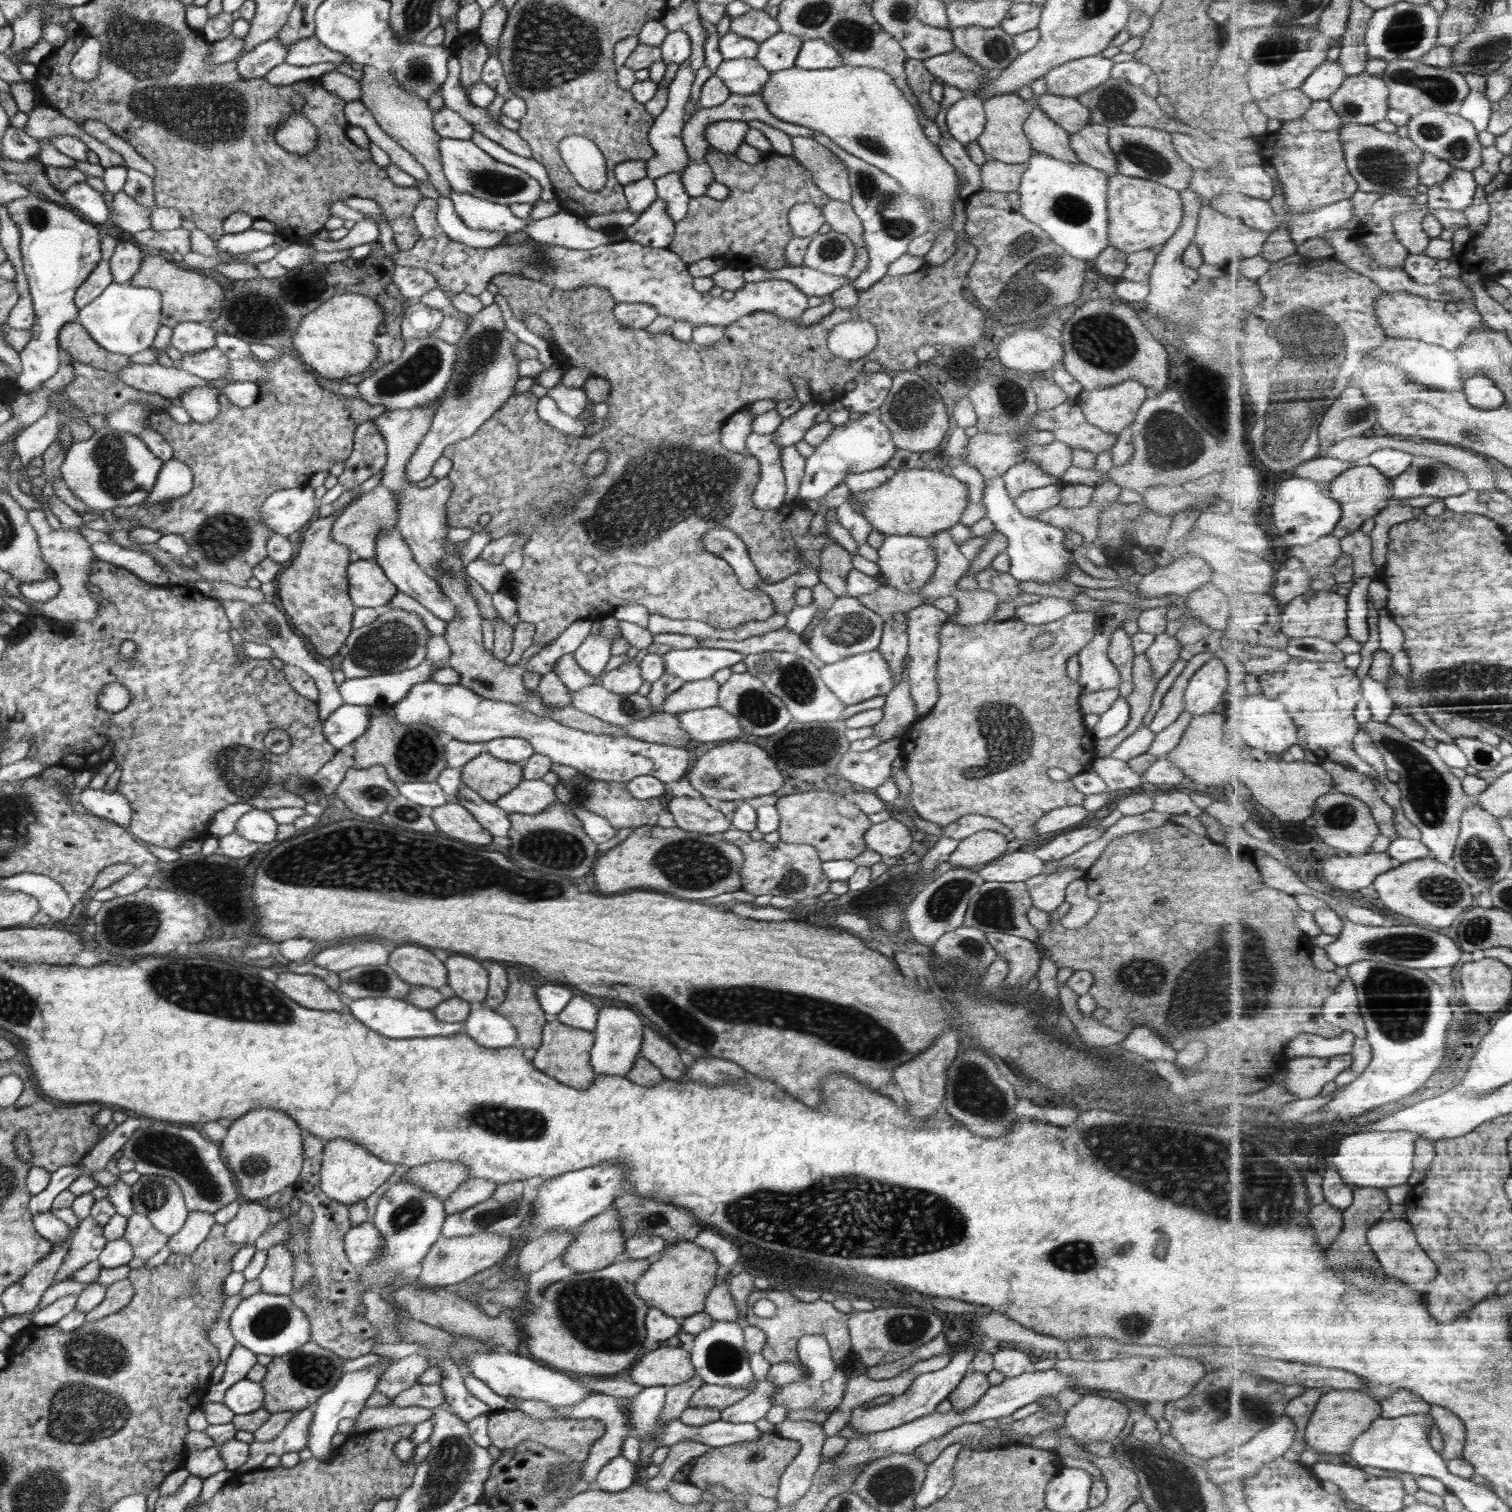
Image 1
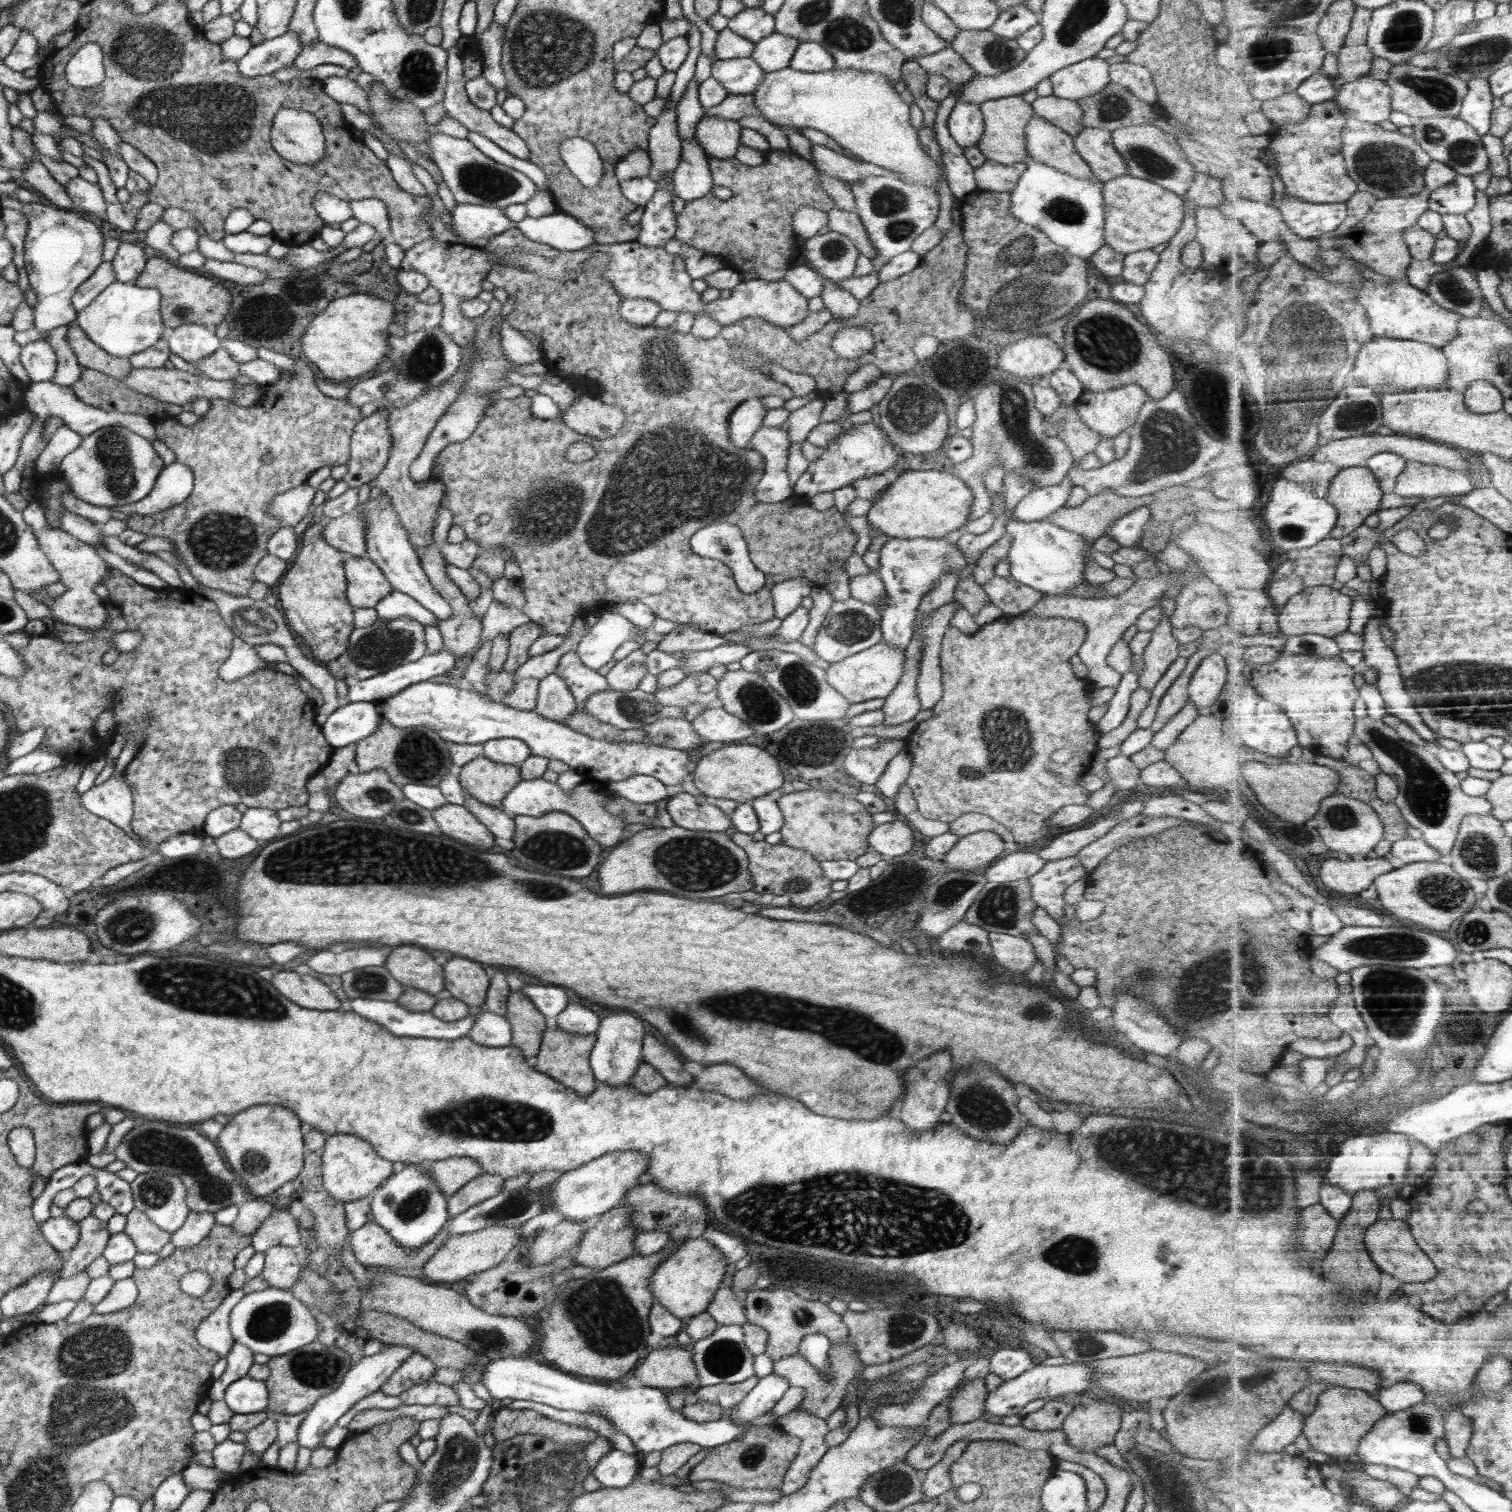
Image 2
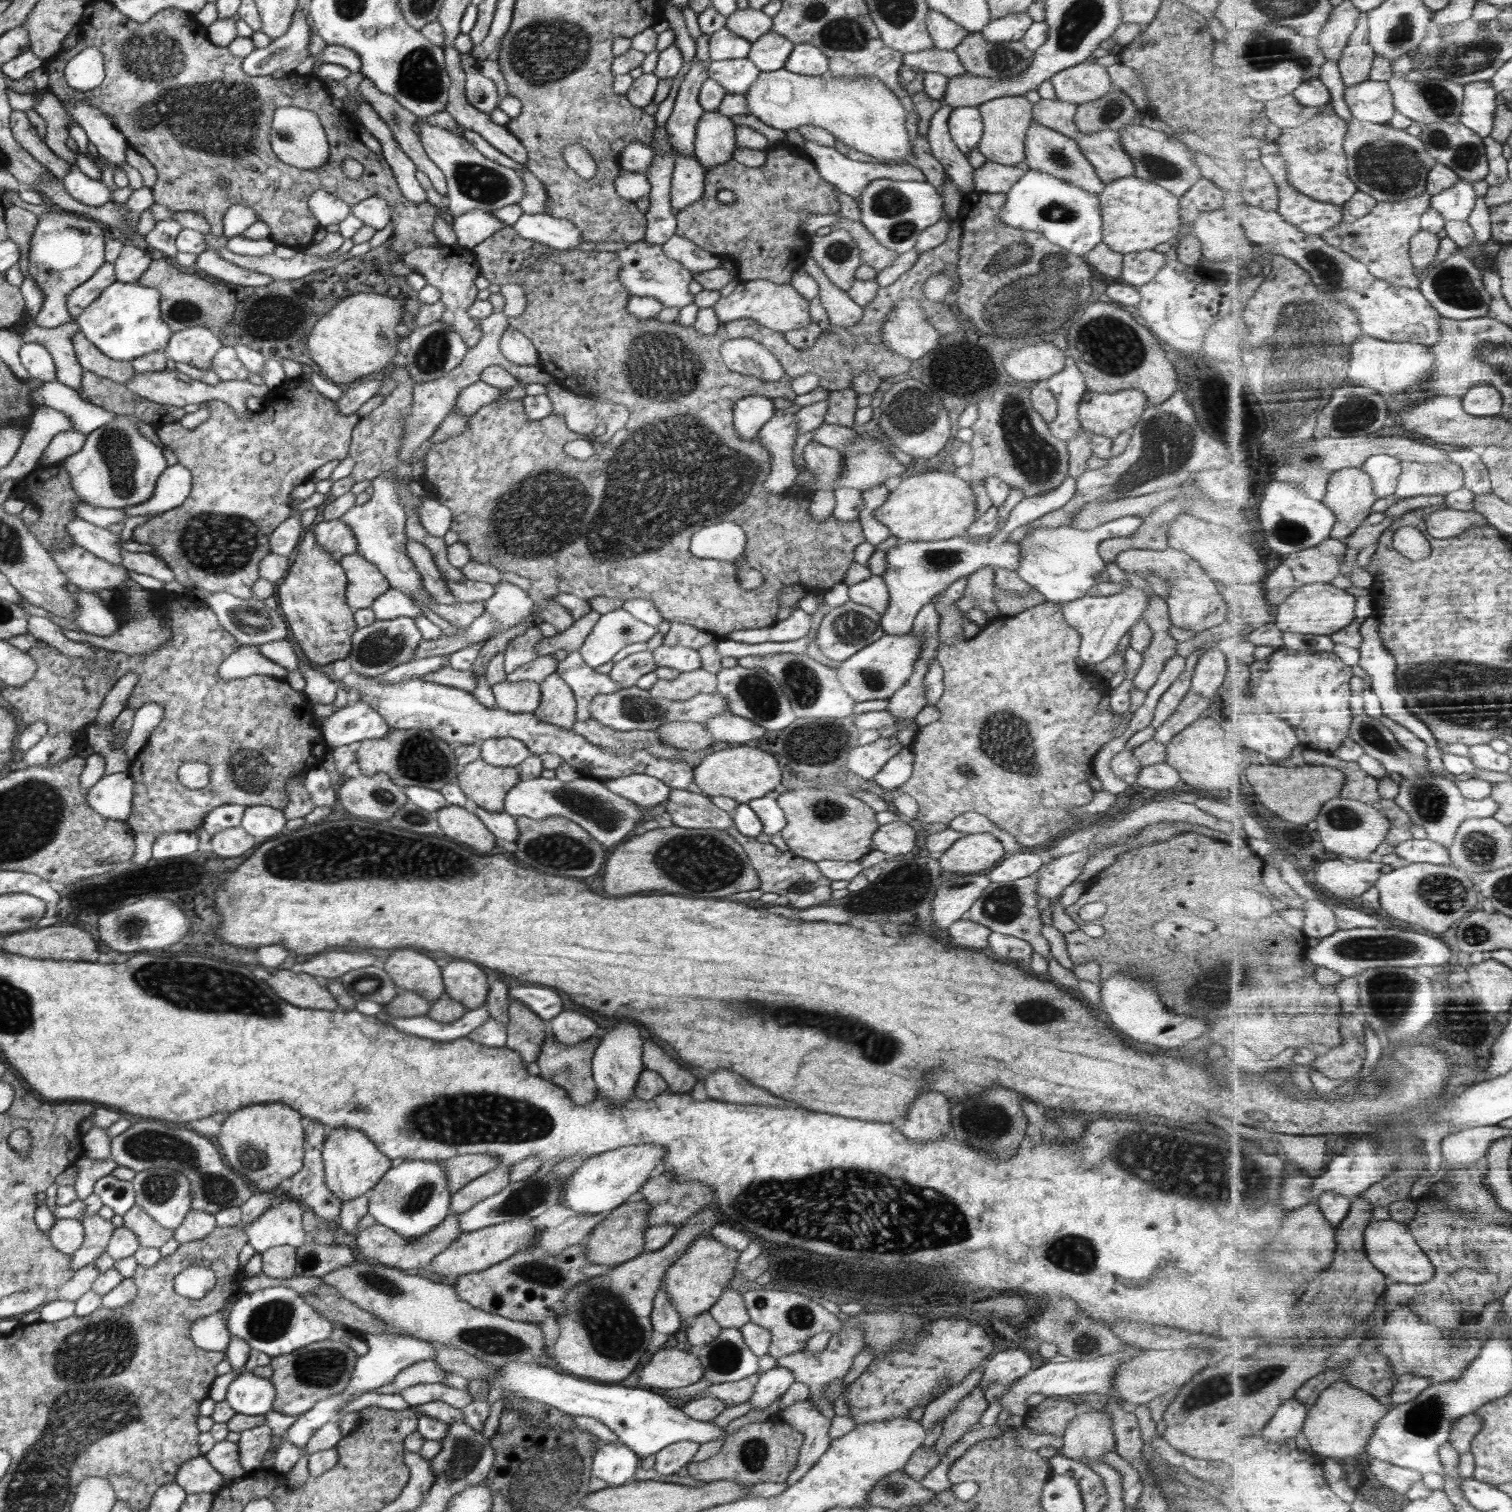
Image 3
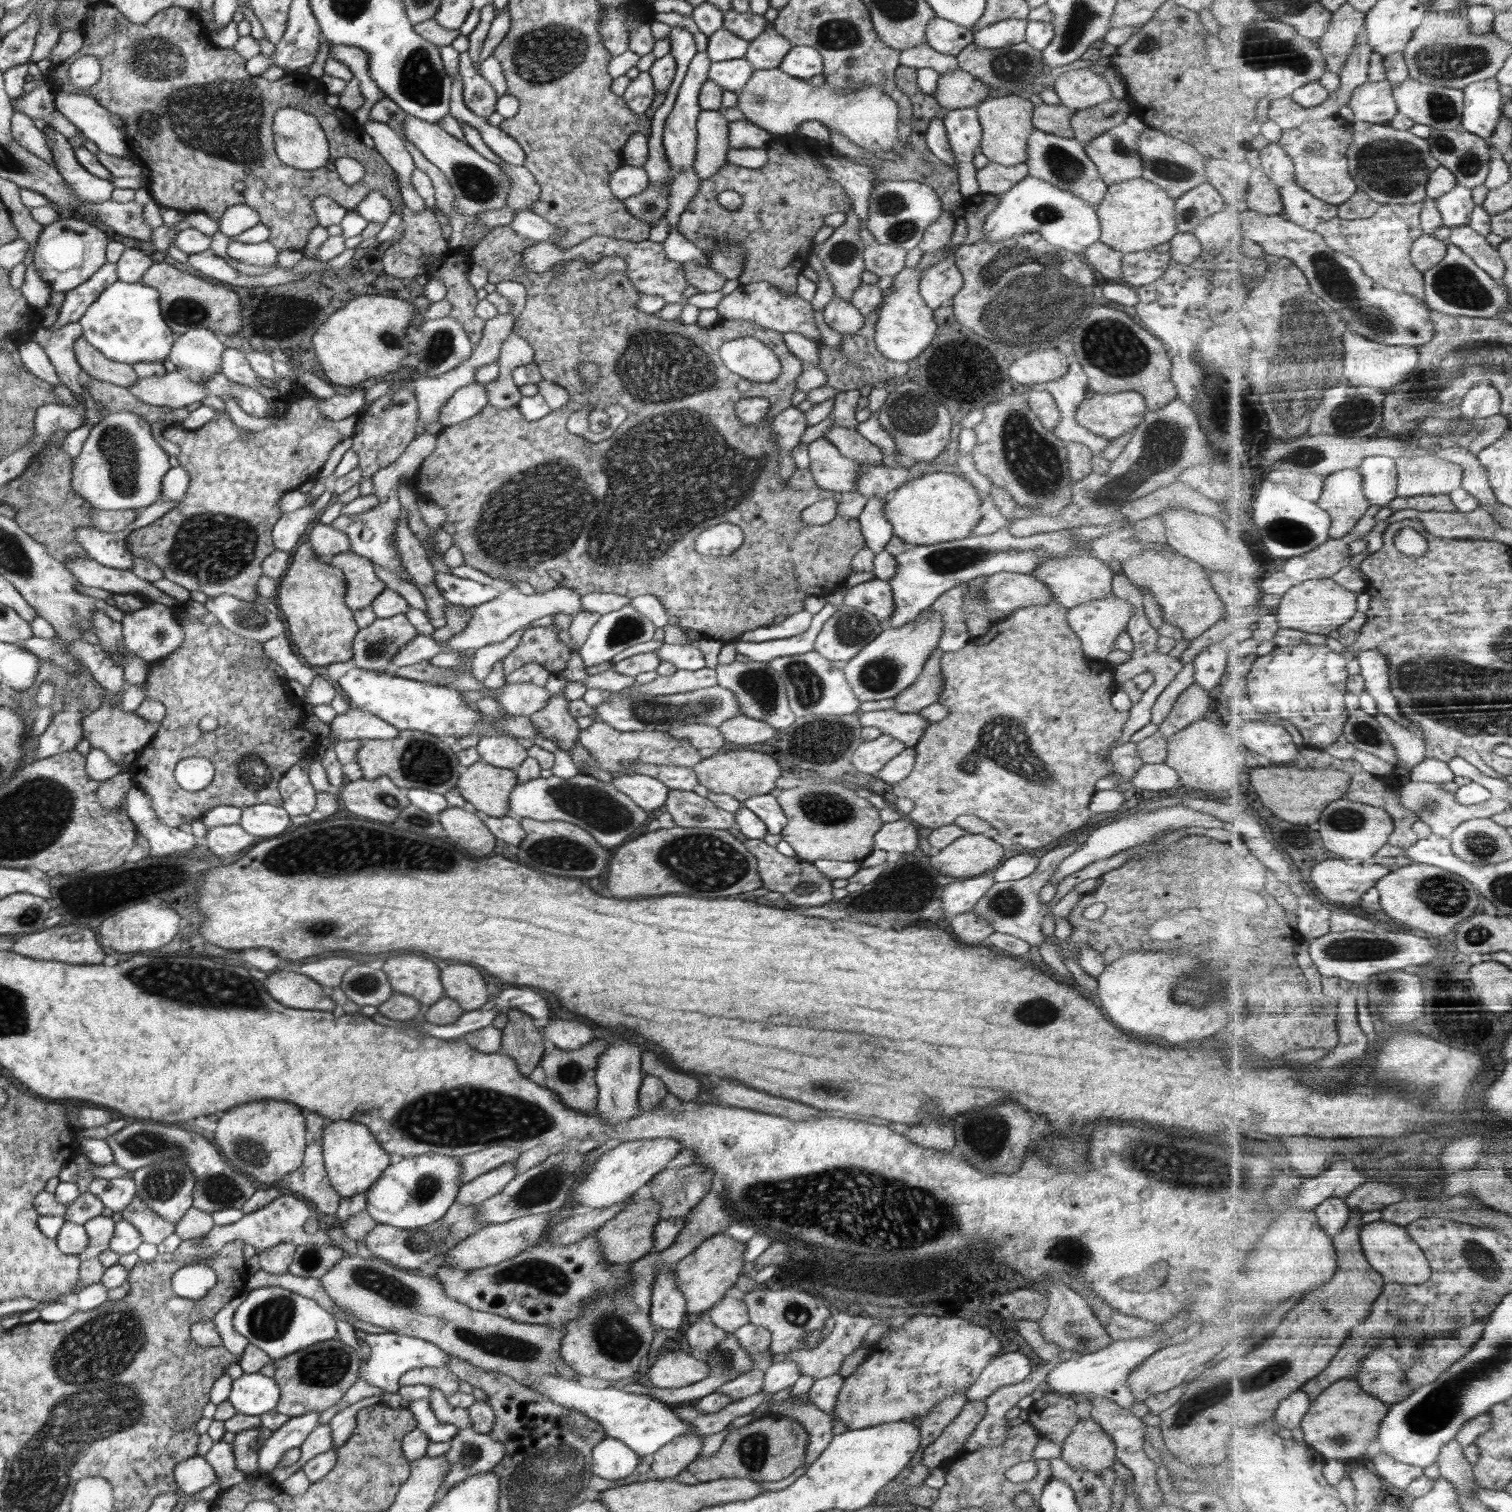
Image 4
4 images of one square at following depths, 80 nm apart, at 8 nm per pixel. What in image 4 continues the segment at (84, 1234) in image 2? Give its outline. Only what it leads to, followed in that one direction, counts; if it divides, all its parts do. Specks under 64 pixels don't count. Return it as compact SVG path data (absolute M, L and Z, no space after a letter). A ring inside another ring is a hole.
M98 1215L85 1222L84 1226L89 1243L79 1259L83 1261L99 1258L99 1254L109 1248L111 1238L114 1236L115 1222L112 1217Z

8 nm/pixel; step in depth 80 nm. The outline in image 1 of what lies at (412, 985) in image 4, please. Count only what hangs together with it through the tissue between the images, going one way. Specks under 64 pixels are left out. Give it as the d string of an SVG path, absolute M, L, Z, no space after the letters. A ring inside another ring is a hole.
M406 943L397 947L389 954L387 964L410 985L439 989L447 984L445 964L432 952L420 946L410 946Z

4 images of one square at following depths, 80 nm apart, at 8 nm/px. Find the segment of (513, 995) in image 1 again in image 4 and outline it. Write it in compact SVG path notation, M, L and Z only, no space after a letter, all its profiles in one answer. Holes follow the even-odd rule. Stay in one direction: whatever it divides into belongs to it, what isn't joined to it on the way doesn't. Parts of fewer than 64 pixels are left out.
M516 1009L507 1012L508 1023L501 1029L500 1053L511 1056L526 1077L541 1063L544 1055L544 1029L540 1022Z

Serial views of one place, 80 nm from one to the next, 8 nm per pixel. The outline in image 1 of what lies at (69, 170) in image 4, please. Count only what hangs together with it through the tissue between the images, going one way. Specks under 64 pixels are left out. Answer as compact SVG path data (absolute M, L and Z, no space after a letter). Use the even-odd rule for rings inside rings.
M86 181L71 185L63 193L69 207L89 222L102 224L109 221L108 206L100 193Z

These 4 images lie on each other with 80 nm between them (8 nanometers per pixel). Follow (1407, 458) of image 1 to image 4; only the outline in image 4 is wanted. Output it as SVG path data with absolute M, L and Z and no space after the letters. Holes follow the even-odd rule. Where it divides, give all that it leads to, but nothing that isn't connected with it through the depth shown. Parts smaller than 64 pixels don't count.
M1377 455L1366 458L1359 469L1365 478L1365 493L1372 504L1388 507L1399 497L1399 469L1396 459Z

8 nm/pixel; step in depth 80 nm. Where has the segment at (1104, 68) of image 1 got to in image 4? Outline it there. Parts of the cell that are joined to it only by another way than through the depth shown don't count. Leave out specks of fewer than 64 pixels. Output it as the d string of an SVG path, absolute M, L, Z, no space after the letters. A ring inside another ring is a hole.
M1088 67L1063 72L1062 76L1055 80L1053 89L1061 104L1074 113L1098 106L1114 97L1105 78Z

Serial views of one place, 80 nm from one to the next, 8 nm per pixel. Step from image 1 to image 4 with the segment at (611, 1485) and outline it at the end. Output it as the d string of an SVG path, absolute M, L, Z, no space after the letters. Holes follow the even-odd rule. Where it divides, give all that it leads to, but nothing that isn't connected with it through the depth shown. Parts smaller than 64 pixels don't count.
M606 1436L593 1448L591 1471L600 1478L616 1482L630 1476L640 1459L639 1454L622 1441Z

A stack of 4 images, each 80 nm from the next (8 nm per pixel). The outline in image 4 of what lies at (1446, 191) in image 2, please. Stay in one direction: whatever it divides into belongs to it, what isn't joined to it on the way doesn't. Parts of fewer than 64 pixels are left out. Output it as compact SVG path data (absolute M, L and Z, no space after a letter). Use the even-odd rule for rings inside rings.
M1459 184L1448 194L1436 197L1438 208L1442 211L1445 226L1450 229L1470 225L1475 213L1473 189Z

